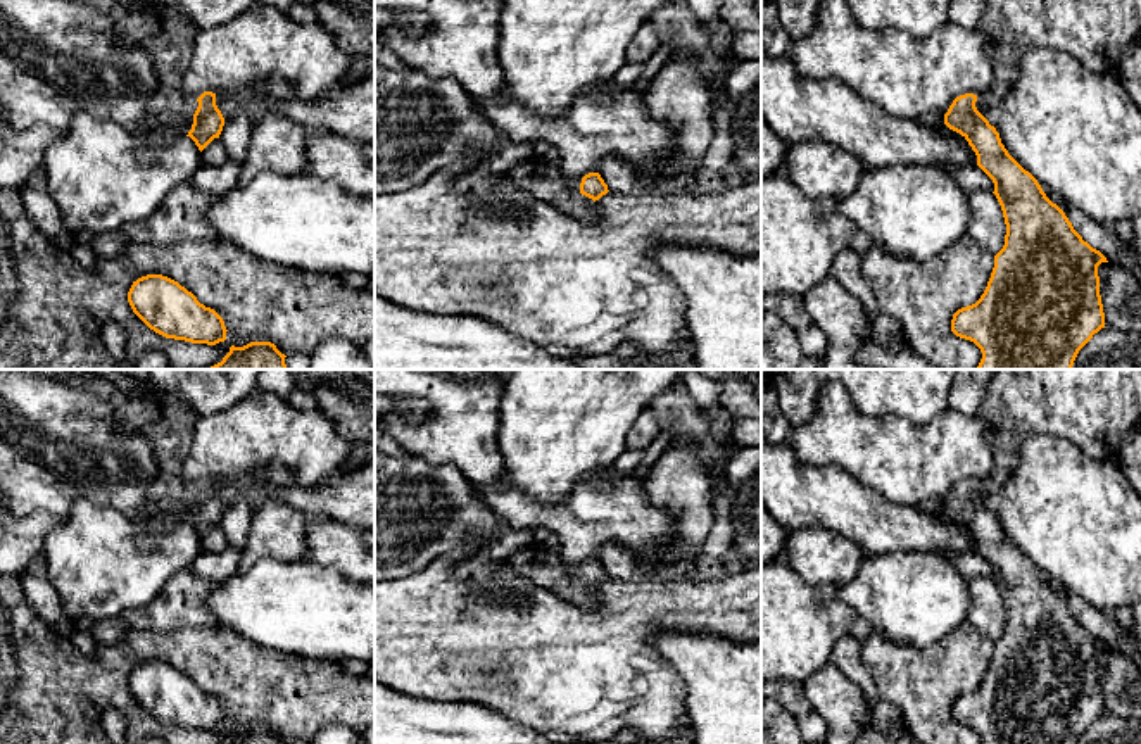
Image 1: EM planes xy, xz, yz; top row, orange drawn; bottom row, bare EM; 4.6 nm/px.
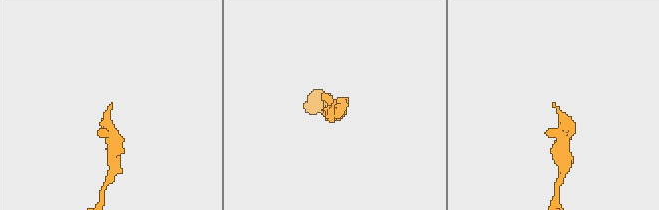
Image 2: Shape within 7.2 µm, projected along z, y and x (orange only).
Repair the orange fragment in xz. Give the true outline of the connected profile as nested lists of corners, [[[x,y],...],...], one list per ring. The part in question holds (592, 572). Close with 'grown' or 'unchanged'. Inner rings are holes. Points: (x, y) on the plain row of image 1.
[[[539,545],[520,551],[511,563],[537,585],[551,589],[563,599],[580,606],[592,606],[596,589],[609,578],[599,559],[589,559],[582,564],[580,578],[577,580],[564,570],[558,554]]] | grown

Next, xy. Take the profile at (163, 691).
[[[167,663],[138,665],[128,678],[128,689],[150,716],[166,725],[207,732],[226,727],[223,704]]] | unchanged

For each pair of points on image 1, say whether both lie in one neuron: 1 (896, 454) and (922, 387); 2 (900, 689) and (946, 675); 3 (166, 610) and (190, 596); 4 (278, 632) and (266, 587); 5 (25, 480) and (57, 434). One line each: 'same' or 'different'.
1: different
2: same
3: same
4: same
5: same

